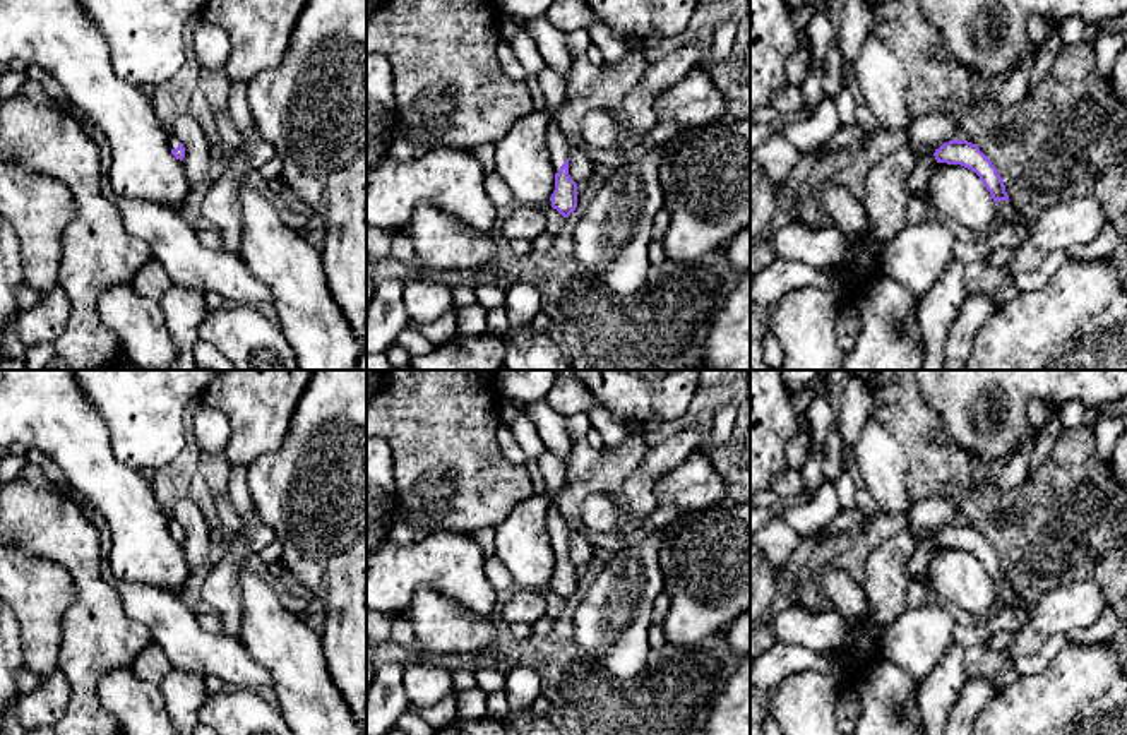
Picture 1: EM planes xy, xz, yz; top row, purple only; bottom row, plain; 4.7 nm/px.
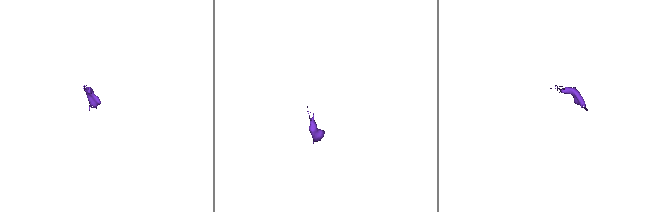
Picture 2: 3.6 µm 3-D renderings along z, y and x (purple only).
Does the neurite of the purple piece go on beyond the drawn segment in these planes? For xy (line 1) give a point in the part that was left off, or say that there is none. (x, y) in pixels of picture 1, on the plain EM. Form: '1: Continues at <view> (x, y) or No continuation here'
1: Continues at xy (173, 526)

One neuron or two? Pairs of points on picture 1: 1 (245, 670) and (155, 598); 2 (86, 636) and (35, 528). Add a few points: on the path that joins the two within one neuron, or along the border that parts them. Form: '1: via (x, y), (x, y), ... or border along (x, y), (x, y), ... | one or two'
1: via (223, 657), (208, 653), (175, 621) | one
2: via (86, 607), (86, 574), (64, 550) | one

